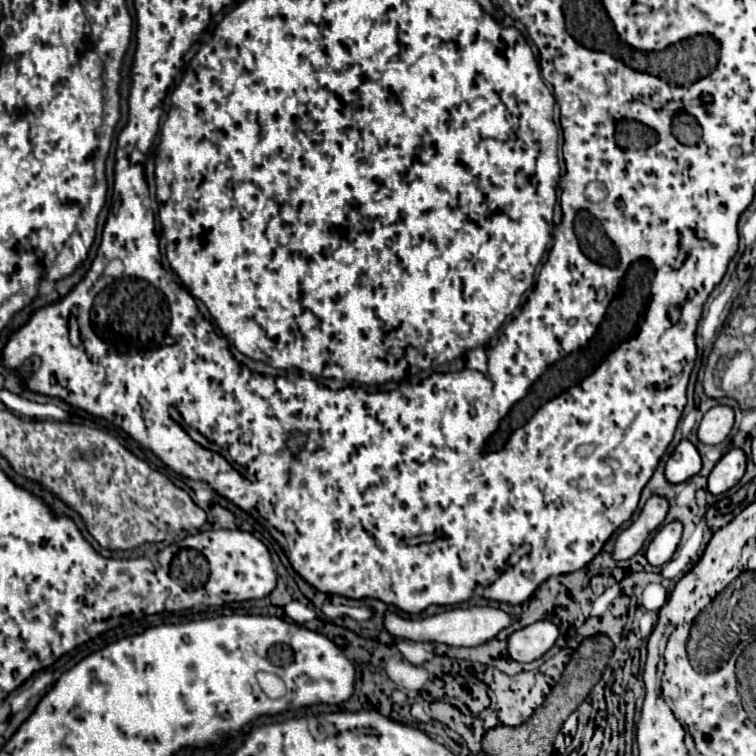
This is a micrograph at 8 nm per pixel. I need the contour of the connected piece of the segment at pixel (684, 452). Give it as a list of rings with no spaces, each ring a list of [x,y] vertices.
[[[683,439],[667,459],[665,477],[669,483],[683,483],[701,471],[701,457],[695,445]]]

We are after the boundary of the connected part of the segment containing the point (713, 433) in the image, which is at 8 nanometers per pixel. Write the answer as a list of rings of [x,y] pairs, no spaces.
[[[717,405],[709,409],[697,429],[697,439],[707,445],[717,445],[725,441],[733,427],[733,409],[727,405]]]

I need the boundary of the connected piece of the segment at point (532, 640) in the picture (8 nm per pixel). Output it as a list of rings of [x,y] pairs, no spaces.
[[[551,621],[531,623],[507,637],[507,653],[513,661],[531,663],[545,655],[553,647],[557,637],[559,629]]]

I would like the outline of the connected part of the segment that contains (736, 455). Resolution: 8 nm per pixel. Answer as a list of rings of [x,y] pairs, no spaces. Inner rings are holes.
[[[729,449],[713,467],[709,473],[709,491],[713,495],[729,491],[733,485],[739,483],[739,479],[745,473],[745,453],[743,449]]]

